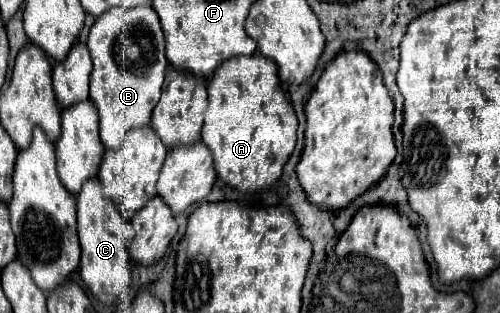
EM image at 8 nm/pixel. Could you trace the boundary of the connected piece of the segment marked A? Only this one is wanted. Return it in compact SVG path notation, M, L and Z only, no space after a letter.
M262 55L236 57L222 63L208 81L208 109L202 141L212 151L216 173L240 191L270 187L282 173L296 145L298 119L276 75L276 63Z

